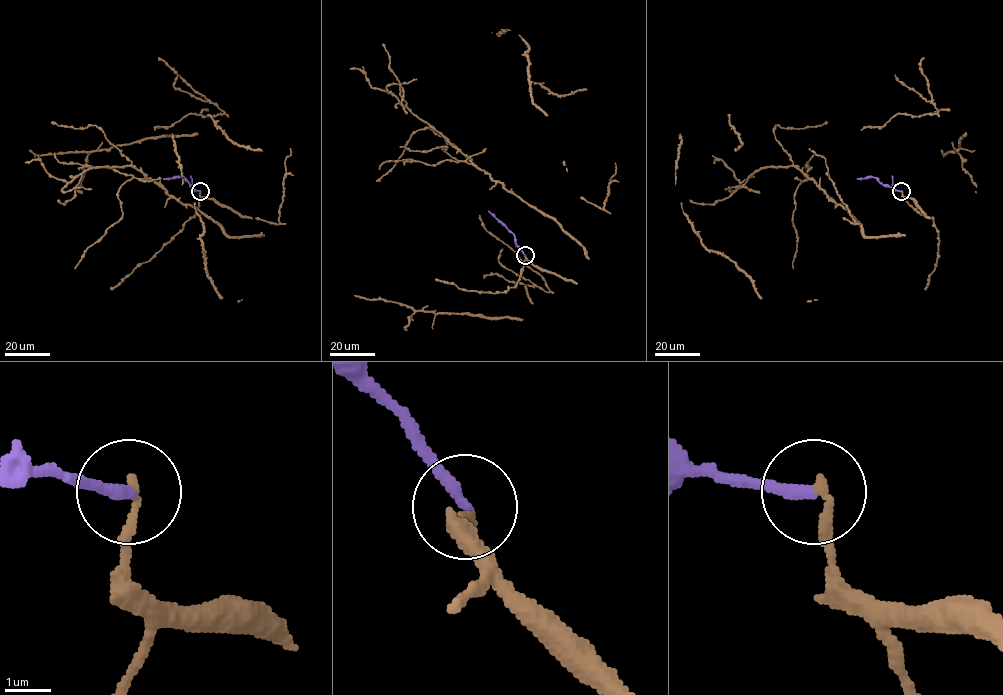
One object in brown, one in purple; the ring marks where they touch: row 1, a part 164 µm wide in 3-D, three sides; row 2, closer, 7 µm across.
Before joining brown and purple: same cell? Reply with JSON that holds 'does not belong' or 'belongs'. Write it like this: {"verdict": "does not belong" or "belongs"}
{"verdict": "does not belong"}

